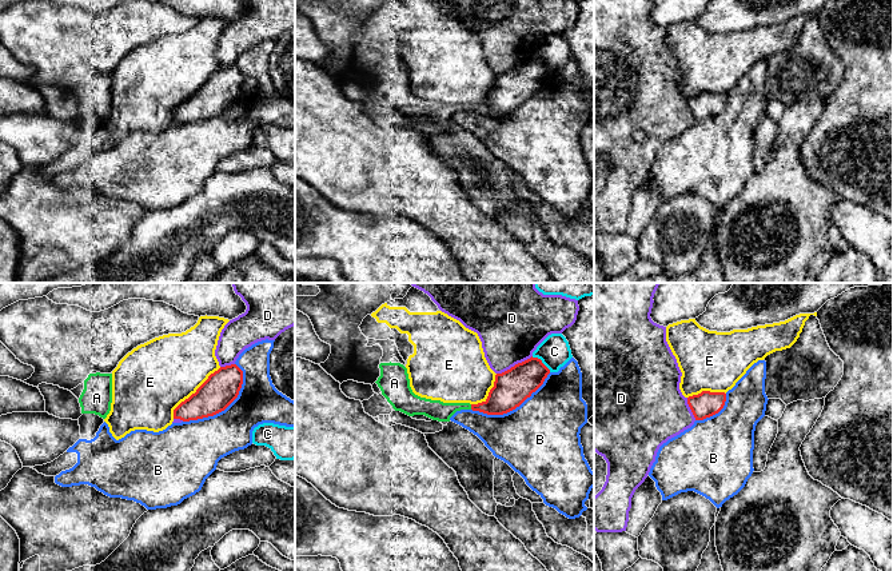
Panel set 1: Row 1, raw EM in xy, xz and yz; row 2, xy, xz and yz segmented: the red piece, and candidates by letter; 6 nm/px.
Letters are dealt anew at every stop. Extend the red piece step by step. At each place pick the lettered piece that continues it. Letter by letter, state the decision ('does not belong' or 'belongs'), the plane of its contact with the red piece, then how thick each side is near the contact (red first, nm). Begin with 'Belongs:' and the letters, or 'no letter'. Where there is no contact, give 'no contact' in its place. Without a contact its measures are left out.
Belongs: A
A: belongs | xz | 200/120 nm
B: does not belong | xy | 200/300 nm
C: does not belong | xz | 220/190 nm
D: does not belong | xz | 220/420 nm
E: does not belong | xy | 200/420 nm

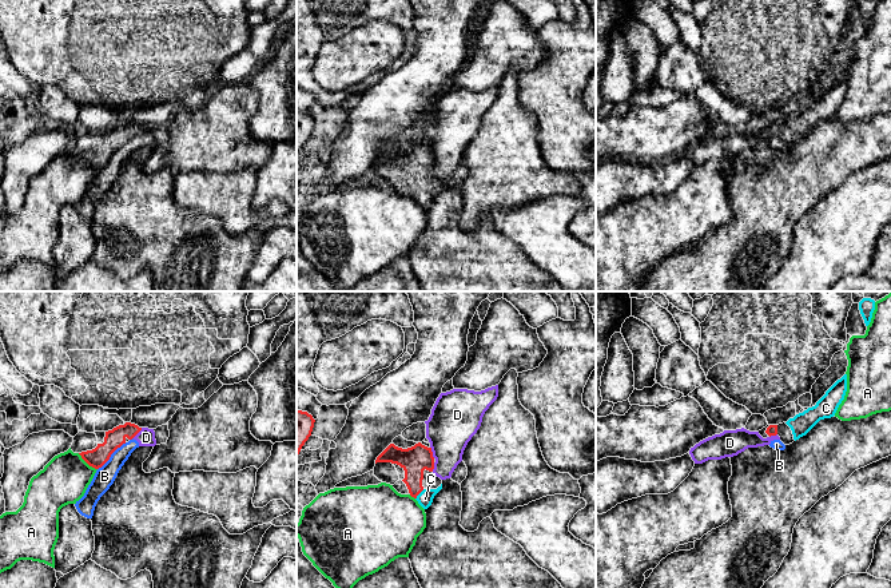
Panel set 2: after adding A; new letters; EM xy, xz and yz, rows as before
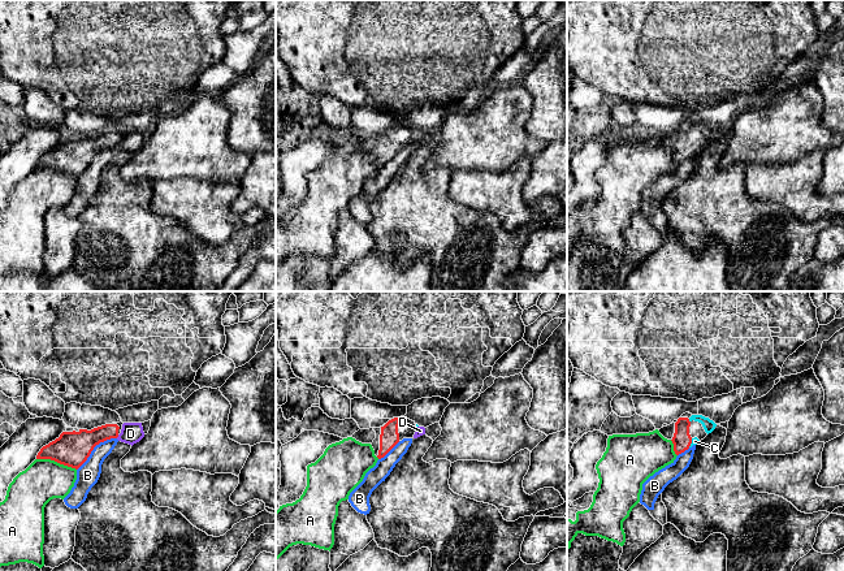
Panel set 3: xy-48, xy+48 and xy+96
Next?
Belongs: C
A: does not belong | xy | 120/280 nm
B: does not belong | xy | 120/120 nm
C: belongs | xz | 170/90 nm
D: does not belong | xz | 170/300 nm

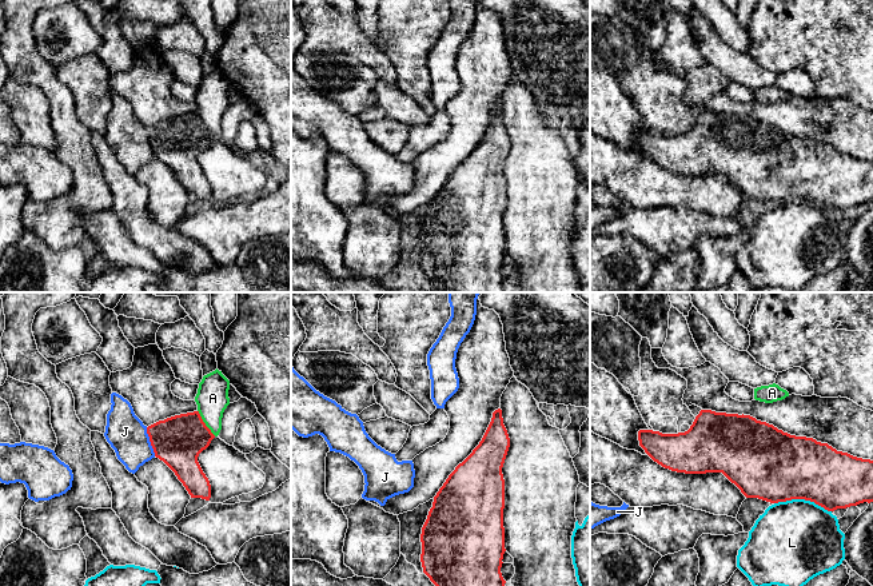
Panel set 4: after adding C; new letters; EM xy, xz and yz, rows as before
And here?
Belongs: no letter
A: does not belong | xy | 300/190 nm
J: does not belong | xy | 300/240 nm
L: does not belong | yz | 420/480 nm

